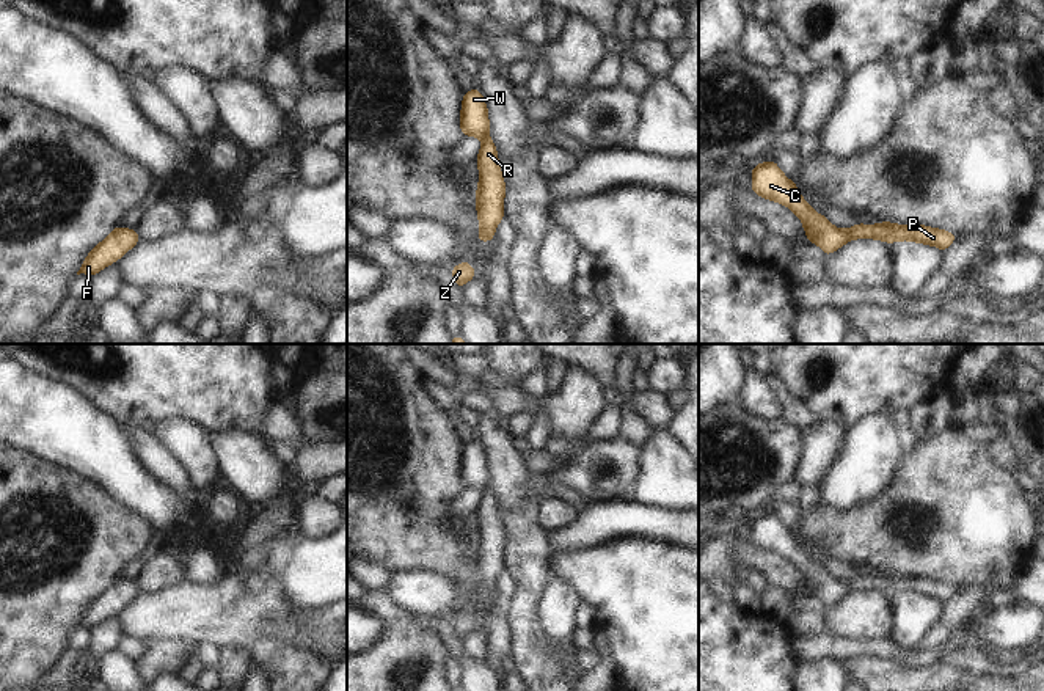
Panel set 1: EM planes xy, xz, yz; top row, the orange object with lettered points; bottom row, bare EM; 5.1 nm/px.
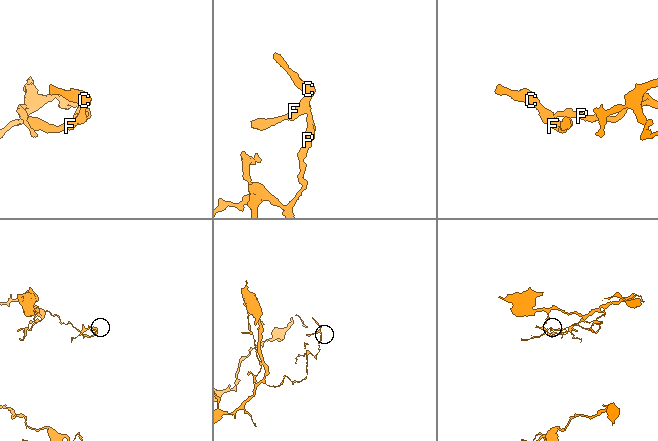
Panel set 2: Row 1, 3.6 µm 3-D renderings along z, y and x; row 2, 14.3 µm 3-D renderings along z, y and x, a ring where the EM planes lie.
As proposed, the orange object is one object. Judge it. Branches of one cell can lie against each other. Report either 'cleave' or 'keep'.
keep

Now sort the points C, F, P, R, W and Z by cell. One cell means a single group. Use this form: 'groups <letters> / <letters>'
groups C F P R W Z

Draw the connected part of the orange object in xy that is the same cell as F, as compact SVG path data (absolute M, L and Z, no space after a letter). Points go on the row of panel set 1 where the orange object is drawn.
M118 225L99 245L85 258L77 275L94 276L104 267L115 264L140 242L137 229L126 229Z

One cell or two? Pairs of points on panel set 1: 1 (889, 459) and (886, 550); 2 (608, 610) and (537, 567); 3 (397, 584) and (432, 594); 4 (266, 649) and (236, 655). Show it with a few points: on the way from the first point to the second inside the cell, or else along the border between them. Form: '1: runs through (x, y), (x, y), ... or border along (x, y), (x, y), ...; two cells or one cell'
1: border along (906, 453), (894, 479), (875, 498), (857, 506); two cells
2: border along (551, 555), (551, 575), (536, 608); two cells
3: runs through (405, 589), (424, 594); one cell
4: border along (248, 647), (251, 663); two cells

